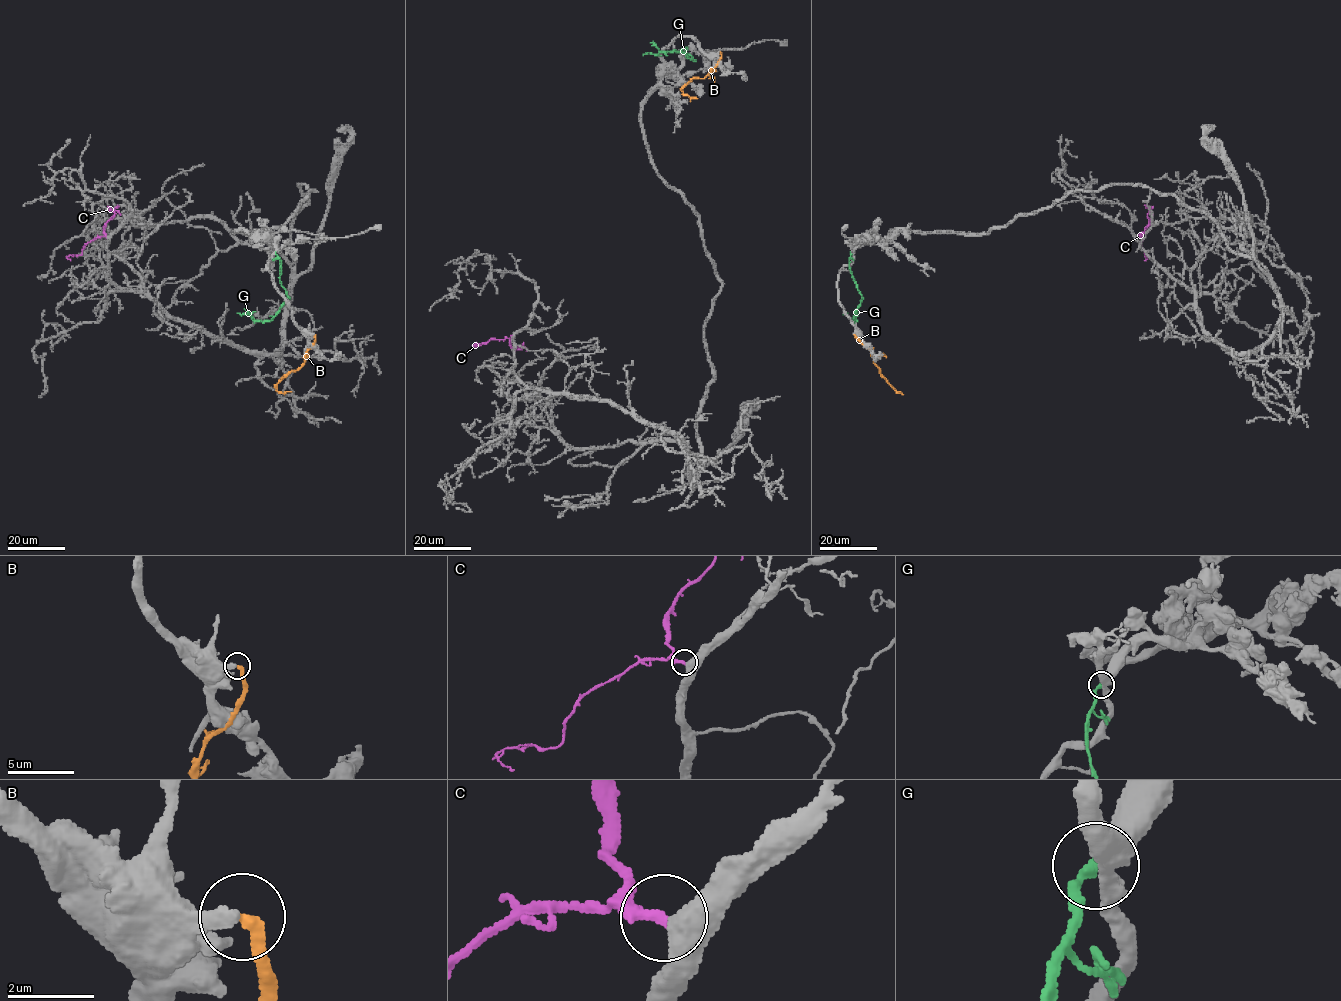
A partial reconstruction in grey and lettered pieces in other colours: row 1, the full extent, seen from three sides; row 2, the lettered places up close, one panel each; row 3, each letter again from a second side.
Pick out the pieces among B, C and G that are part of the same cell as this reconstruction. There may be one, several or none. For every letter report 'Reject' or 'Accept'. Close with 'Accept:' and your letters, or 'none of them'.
B: Reject
C: Accept
G: Reject
Accept: C

